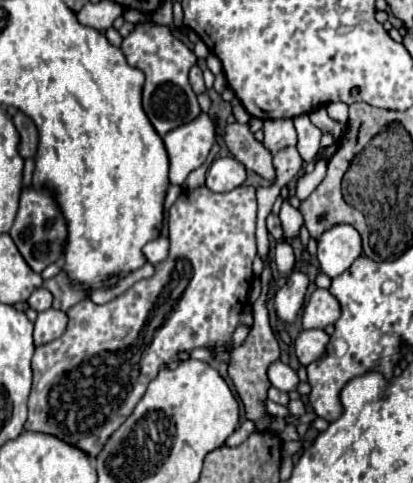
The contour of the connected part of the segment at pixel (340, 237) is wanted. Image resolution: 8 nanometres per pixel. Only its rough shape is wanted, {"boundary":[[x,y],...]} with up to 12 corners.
{"boundary":[[353,226],[321,234],[317,260],[327,276],[343,274],[361,256]]}

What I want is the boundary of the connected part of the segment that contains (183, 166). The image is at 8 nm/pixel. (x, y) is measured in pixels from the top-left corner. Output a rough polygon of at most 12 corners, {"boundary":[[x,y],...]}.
{"boundary":[[209,114],[167,132],[169,180],[181,186],[215,142]]}

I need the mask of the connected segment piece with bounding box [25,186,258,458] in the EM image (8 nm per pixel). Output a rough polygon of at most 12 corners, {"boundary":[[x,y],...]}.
{"boundary":[[256,189],[183,190],[151,278],[67,310],[25,430],[95,458],[161,364],[227,344]]}

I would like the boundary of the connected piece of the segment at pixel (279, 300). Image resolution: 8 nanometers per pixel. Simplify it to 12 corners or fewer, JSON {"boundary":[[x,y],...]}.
{"boundary":[[293,270],[275,294],[275,310],[293,322],[303,306],[309,276]]}

